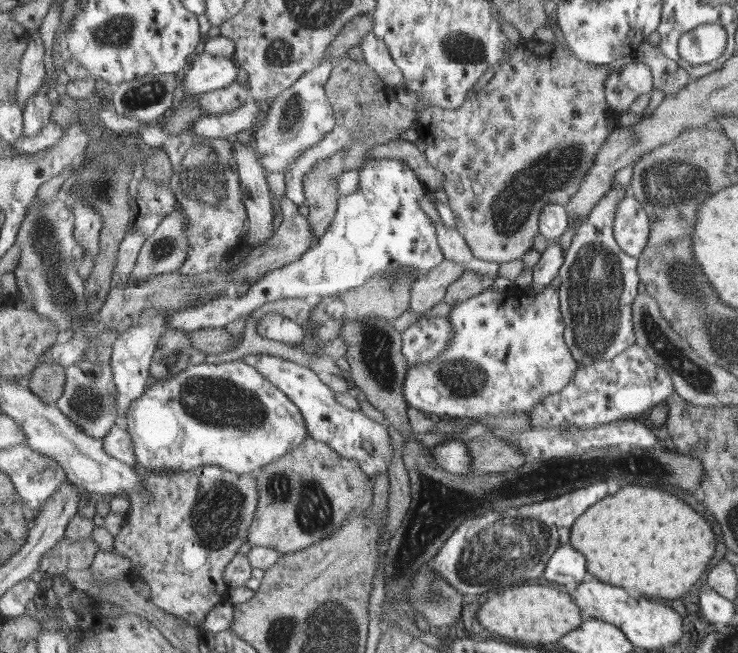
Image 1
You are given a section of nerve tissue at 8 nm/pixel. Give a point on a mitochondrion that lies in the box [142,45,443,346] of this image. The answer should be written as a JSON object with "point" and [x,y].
{"point":[203,182]}

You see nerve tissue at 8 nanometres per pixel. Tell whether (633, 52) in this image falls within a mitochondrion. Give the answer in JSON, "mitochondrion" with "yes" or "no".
{"mitochondrion":"no"}

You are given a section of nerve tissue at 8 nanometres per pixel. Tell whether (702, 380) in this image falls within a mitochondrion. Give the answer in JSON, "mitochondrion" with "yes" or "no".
{"mitochondrion":"yes"}

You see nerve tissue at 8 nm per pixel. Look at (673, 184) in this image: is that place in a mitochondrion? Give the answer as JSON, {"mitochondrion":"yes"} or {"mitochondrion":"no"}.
{"mitochondrion":"yes"}

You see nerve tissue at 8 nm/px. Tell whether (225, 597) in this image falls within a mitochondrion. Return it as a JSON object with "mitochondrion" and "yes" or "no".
{"mitochondrion":"no"}

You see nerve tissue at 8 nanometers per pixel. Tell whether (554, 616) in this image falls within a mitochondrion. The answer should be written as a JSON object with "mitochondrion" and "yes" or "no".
{"mitochondrion":"no"}

